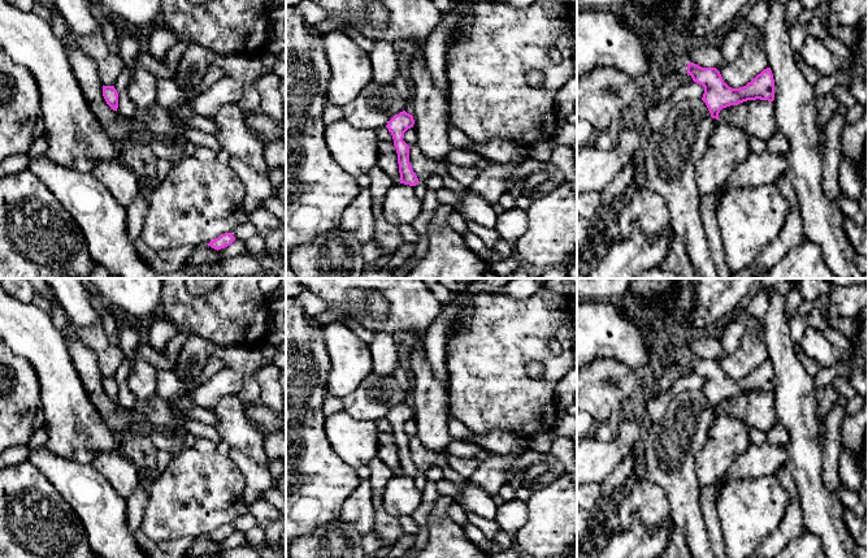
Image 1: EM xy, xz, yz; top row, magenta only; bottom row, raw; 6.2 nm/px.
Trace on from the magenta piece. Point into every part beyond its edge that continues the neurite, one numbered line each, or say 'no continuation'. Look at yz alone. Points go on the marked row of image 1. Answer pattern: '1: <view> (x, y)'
1: yz (678, 60)

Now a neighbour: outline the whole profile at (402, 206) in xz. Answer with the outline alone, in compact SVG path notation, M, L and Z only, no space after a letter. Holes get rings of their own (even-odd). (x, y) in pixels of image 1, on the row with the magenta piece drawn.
M394 183L385 195L382 212L387 222L395 226L412 224L422 211L422 202L415 186Z

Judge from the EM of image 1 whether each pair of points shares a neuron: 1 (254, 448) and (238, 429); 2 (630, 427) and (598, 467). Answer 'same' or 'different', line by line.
1: same
2: same

